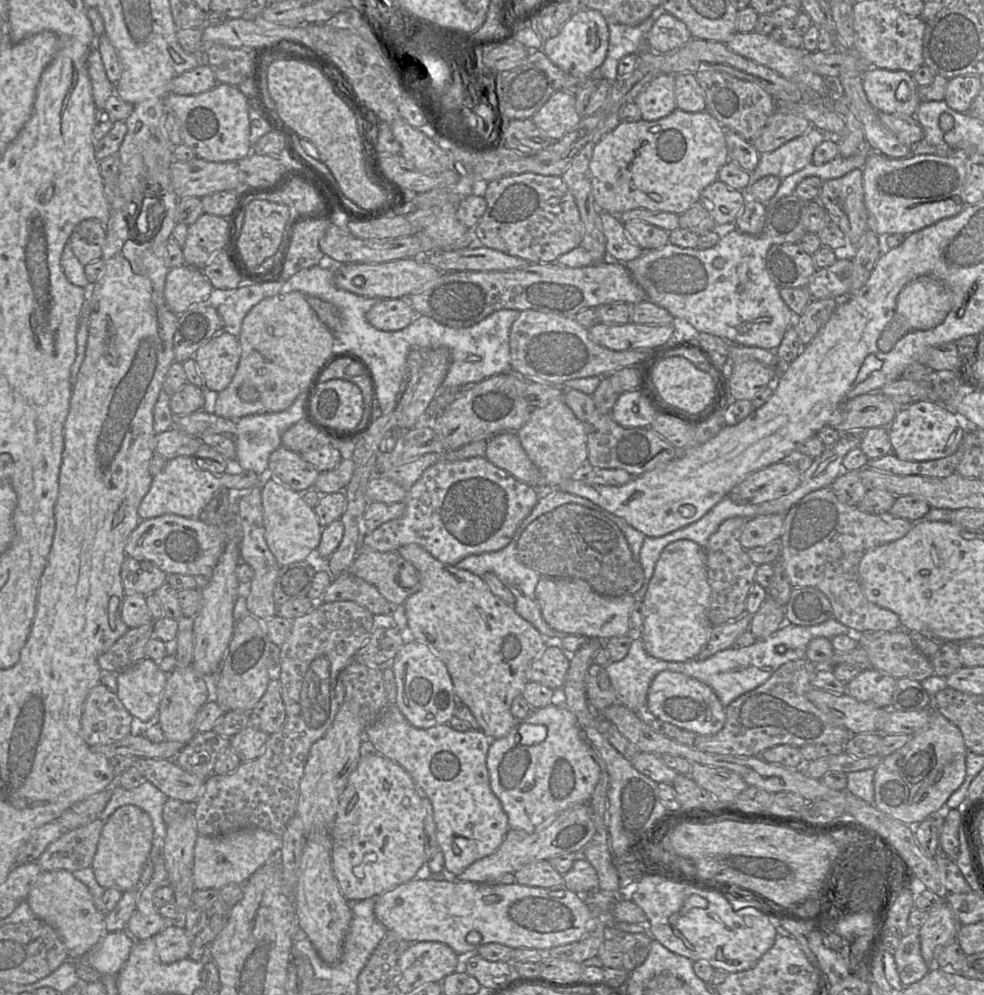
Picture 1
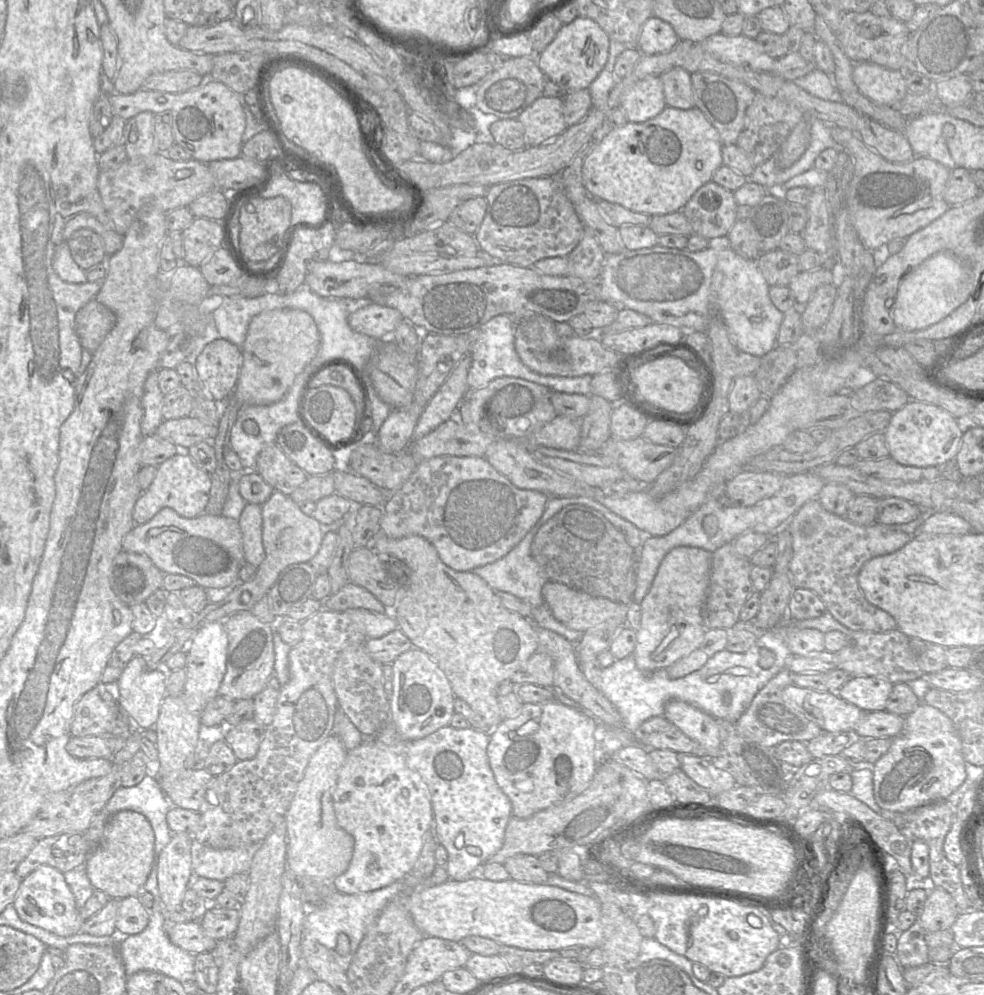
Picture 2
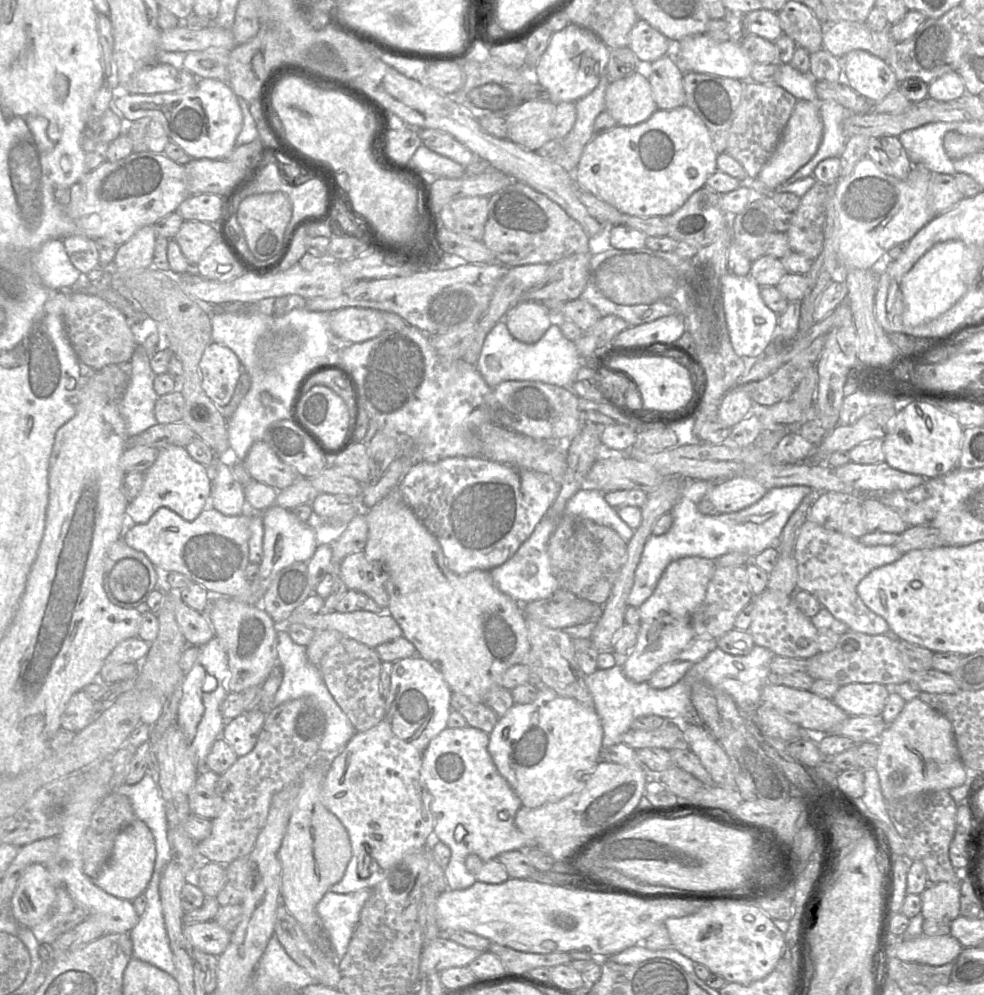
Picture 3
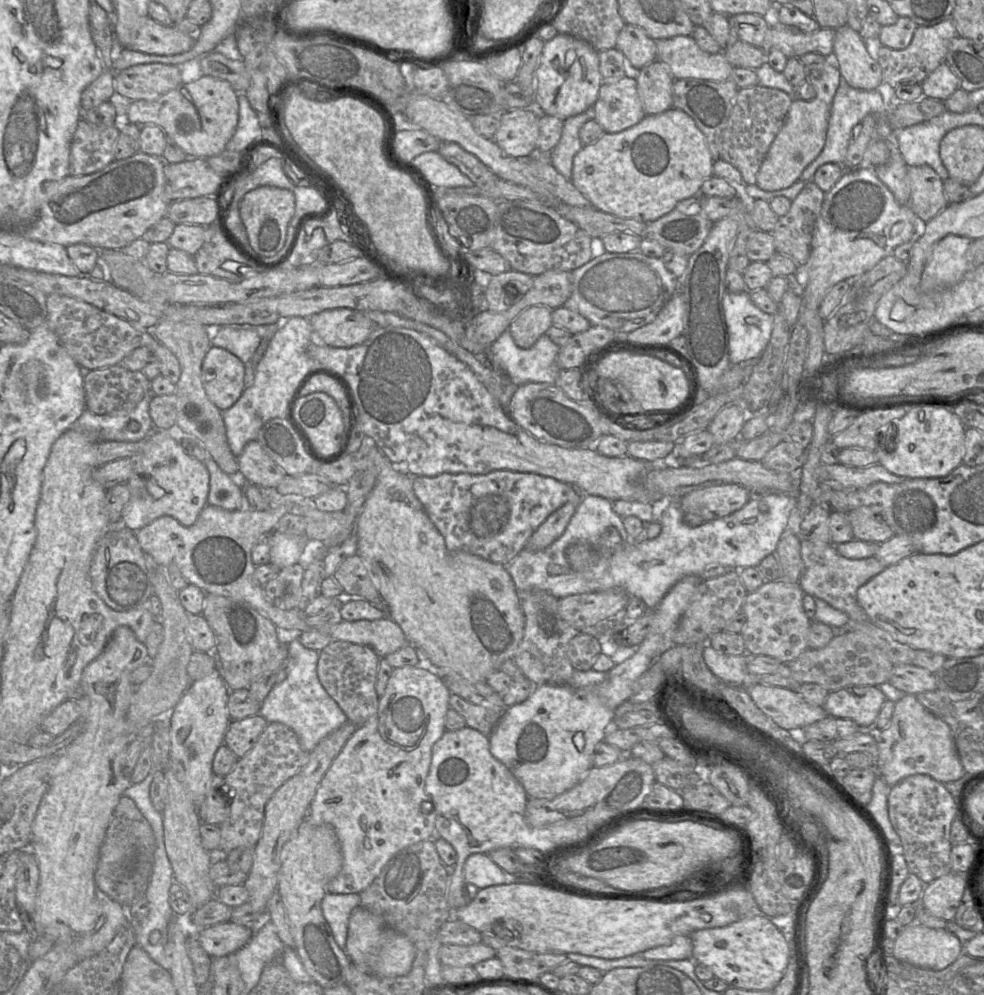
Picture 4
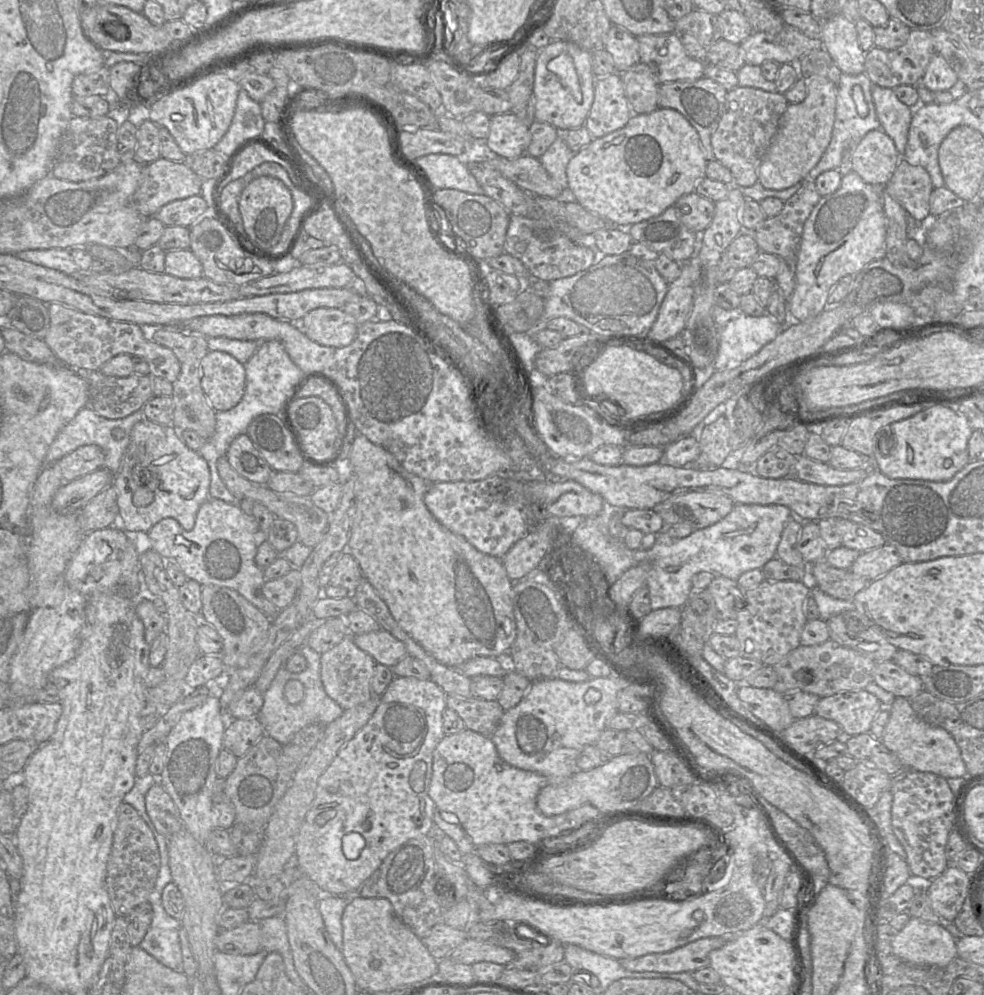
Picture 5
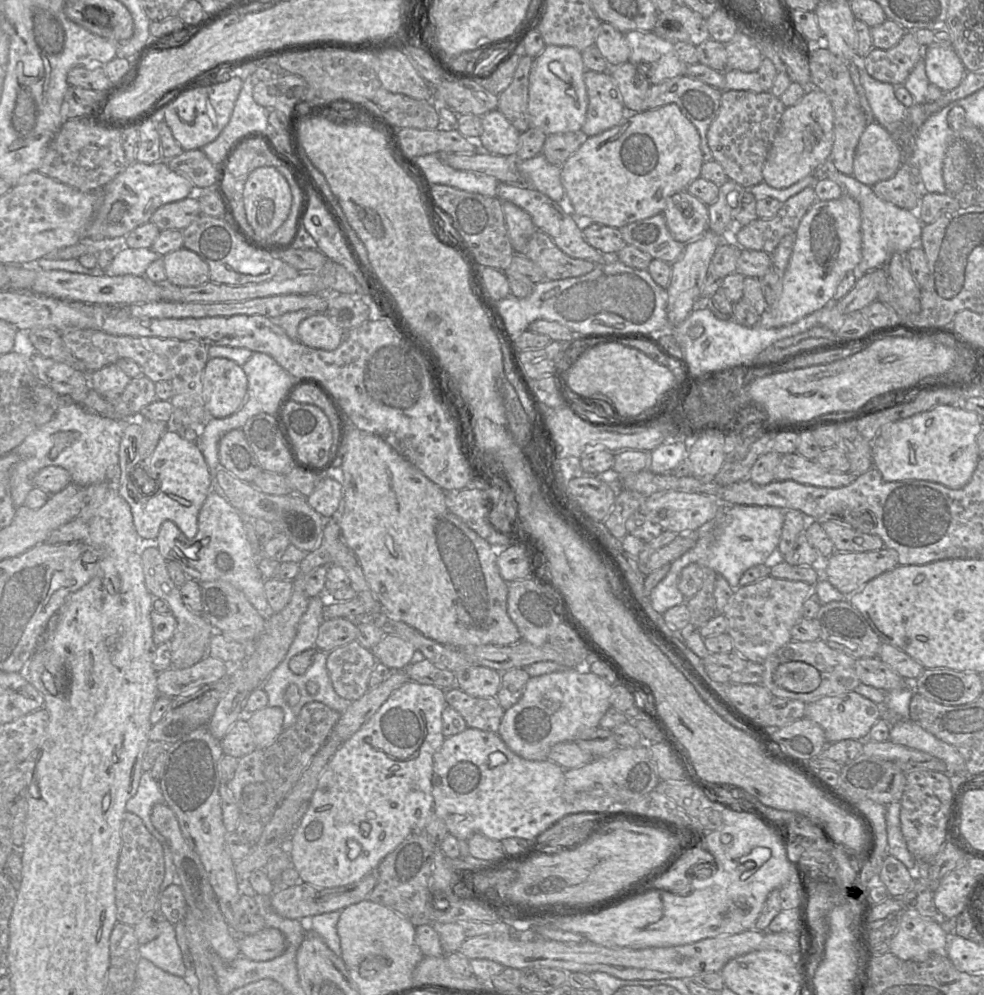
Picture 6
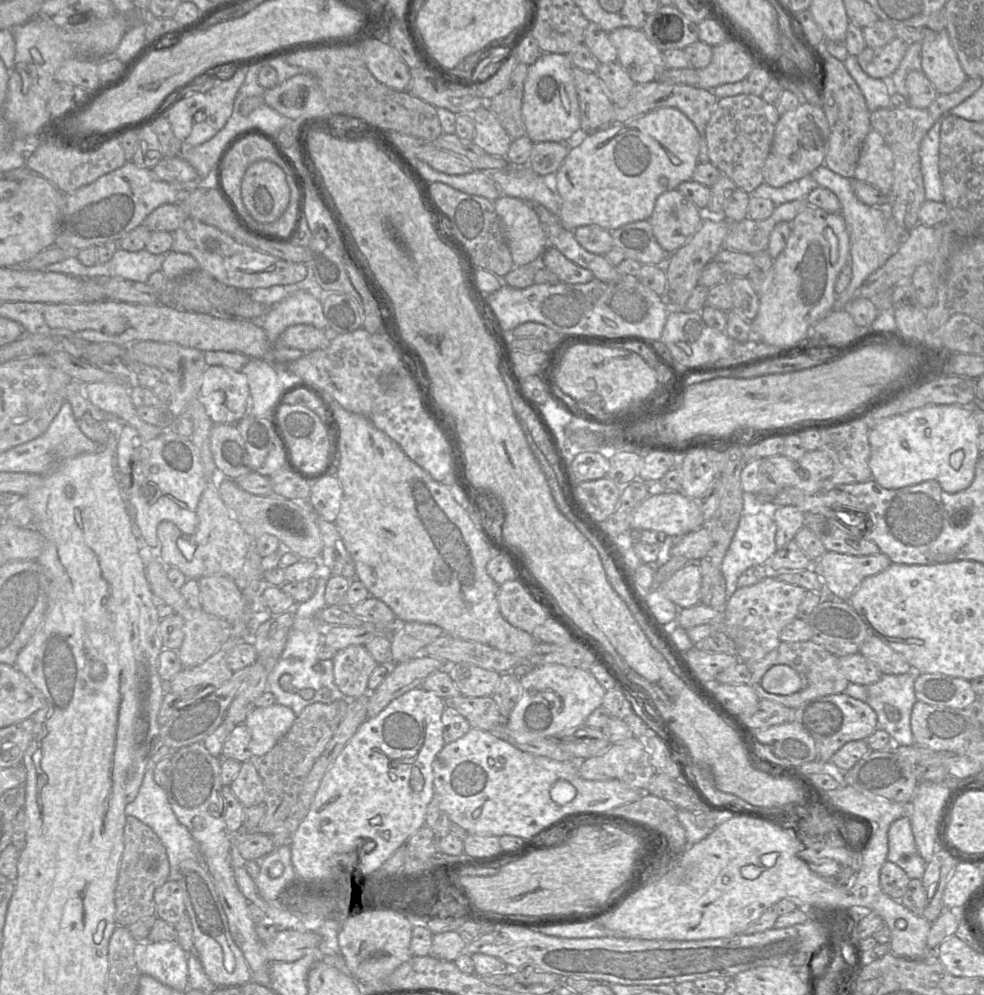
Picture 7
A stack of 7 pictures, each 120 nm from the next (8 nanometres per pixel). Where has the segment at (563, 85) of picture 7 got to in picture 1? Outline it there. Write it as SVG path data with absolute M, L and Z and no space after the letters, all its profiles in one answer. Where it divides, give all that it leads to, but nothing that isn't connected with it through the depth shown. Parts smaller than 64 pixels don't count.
M593 9L573 14L561 27L558 34L542 45L548 59L567 75L584 76L597 72L608 52L609 30L603 15Z

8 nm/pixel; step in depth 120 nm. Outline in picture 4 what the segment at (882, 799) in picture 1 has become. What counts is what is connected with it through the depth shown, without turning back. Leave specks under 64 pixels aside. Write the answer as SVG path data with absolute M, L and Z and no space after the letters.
M906 694L897 701L887 727L875 733L878 746L875 770L889 787L912 775L926 775L942 784L965 775L950 727L923 707L916 695Z

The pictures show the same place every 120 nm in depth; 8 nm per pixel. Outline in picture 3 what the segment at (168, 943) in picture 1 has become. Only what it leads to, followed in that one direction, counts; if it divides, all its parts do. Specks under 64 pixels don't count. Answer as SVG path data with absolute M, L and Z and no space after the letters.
M214 920L184 925L184 935L193 949L219 957L227 948L232 932L221 927Z

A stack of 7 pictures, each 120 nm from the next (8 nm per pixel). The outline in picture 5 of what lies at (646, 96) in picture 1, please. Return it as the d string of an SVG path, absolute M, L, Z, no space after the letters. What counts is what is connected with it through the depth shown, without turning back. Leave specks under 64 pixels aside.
M620 73L596 77L594 91L585 127L597 139L625 127L633 112Z

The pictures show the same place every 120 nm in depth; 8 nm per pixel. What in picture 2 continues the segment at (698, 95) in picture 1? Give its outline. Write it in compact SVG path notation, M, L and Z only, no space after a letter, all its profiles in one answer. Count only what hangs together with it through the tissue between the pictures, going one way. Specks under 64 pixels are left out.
M675 67L660 75L667 106L677 109L695 107L691 74L686 70Z

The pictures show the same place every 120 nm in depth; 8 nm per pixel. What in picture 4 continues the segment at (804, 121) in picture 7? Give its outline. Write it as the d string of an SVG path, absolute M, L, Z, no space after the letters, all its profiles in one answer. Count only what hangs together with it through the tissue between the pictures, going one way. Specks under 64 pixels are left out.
M825 59L808 68L807 79L814 87L816 96L807 101L799 98L794 98L792 101L784 124L757 173L756 185L761 190L771 192L788 188L796 183L825 145L832 103L841 81L841 74L830 59Z

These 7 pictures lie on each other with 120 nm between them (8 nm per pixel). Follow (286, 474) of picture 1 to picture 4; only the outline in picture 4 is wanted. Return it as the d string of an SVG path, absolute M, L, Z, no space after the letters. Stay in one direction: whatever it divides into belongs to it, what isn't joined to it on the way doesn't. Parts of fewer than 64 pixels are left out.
M257 440L245 446L237 461L240 477L261 489L276 489L286 476Z

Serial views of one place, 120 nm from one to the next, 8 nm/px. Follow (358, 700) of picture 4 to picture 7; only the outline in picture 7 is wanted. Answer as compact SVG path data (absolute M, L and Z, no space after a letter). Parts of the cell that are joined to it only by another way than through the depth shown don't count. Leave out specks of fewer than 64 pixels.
M350 645L332 658L333 675L340 691L354 698L368 693L368 680L378 663L363 645Z

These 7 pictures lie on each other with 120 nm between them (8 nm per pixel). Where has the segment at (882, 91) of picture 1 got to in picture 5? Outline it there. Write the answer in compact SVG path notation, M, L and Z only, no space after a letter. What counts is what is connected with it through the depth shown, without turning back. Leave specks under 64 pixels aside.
M842 14L834 15L821 22L820 38L842 73L865 72L866 52L860 47L855 23Z

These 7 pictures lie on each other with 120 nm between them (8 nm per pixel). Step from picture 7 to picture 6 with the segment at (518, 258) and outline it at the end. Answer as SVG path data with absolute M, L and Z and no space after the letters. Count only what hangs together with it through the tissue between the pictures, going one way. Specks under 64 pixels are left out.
M502 201L502 210L514 253L522 254L522 249L529 238L538 229L532 222L530 215L513 203Z

